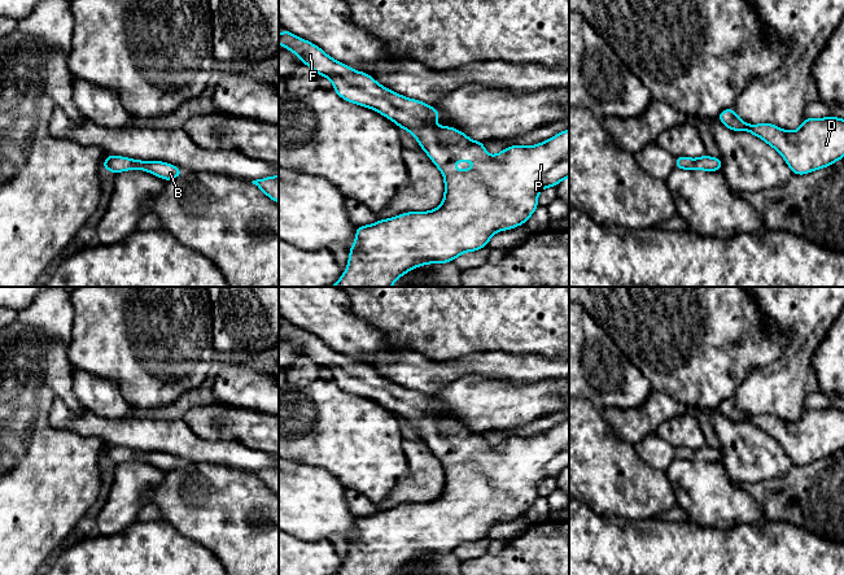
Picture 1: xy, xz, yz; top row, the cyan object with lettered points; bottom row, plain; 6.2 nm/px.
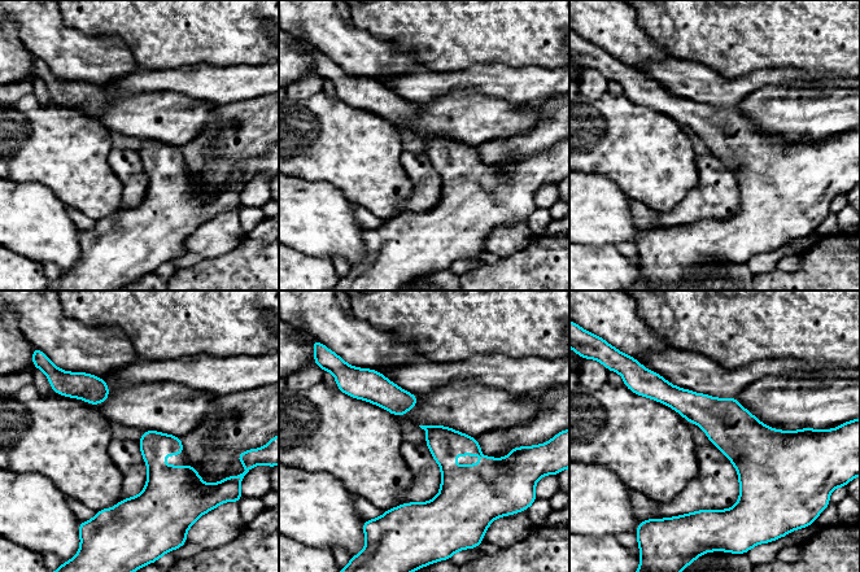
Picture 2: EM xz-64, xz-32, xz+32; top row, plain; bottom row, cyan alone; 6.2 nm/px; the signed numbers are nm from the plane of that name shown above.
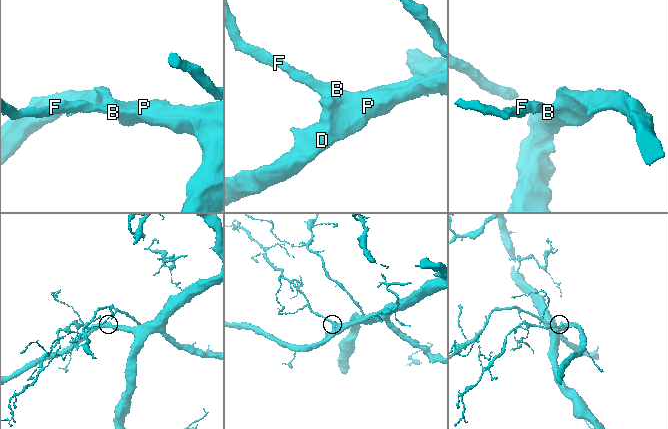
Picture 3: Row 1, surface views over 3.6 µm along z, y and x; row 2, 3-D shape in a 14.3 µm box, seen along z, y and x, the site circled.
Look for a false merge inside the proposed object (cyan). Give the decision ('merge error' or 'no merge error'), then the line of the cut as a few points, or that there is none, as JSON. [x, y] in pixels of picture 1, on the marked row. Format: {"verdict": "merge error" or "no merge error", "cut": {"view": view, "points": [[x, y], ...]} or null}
{"verdict": "no merge error", "cut": null}

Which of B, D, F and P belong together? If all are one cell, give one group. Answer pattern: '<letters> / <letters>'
B D F P

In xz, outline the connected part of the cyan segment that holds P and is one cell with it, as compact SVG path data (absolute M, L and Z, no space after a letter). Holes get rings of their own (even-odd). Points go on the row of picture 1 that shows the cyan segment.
M285 29L279 34L279 44L299 57L315 73L333 82L333 91L345 101L373 109L407 130L419 141L445 179L442 204L430 212L407 212L377 221L355 230L355 241L349 252L349 263L342 276L328 287L392 287L403 274L427 263L452 262L464 252L480 251L490 238L504 230L526 223L538 208L538 193L546 187L556 187L569 177L569 130L564 130L537 145L510 145L495 156L489 156L484 141L475 141L460 130L434 126L440 112L416 99L407 99L382 87L371 75L355 71L346 64L329 57L318 45ZM455 161L480 161L478 166L455 171Z

